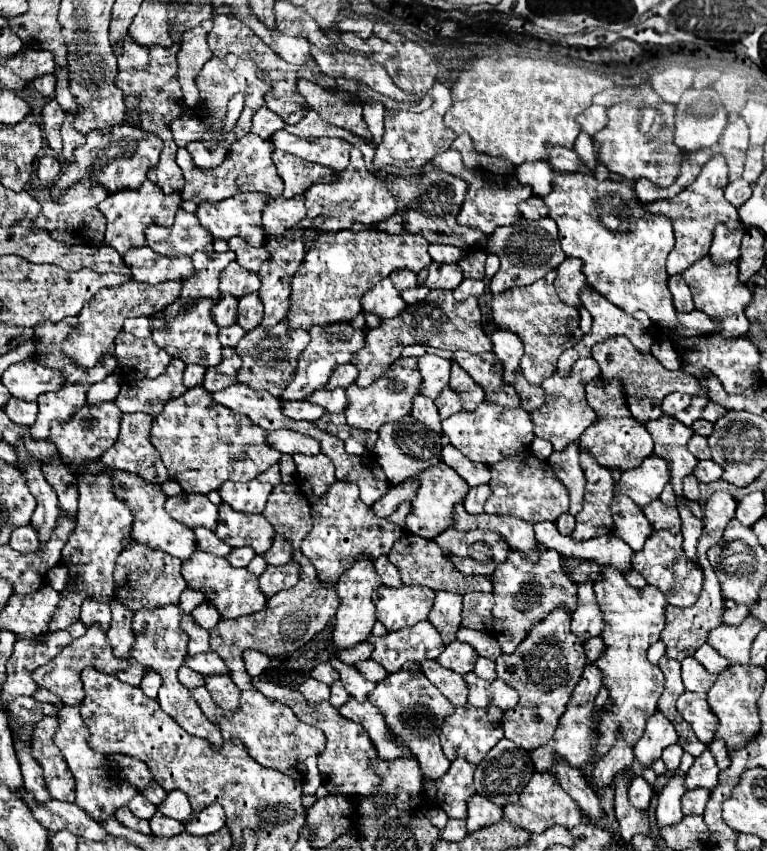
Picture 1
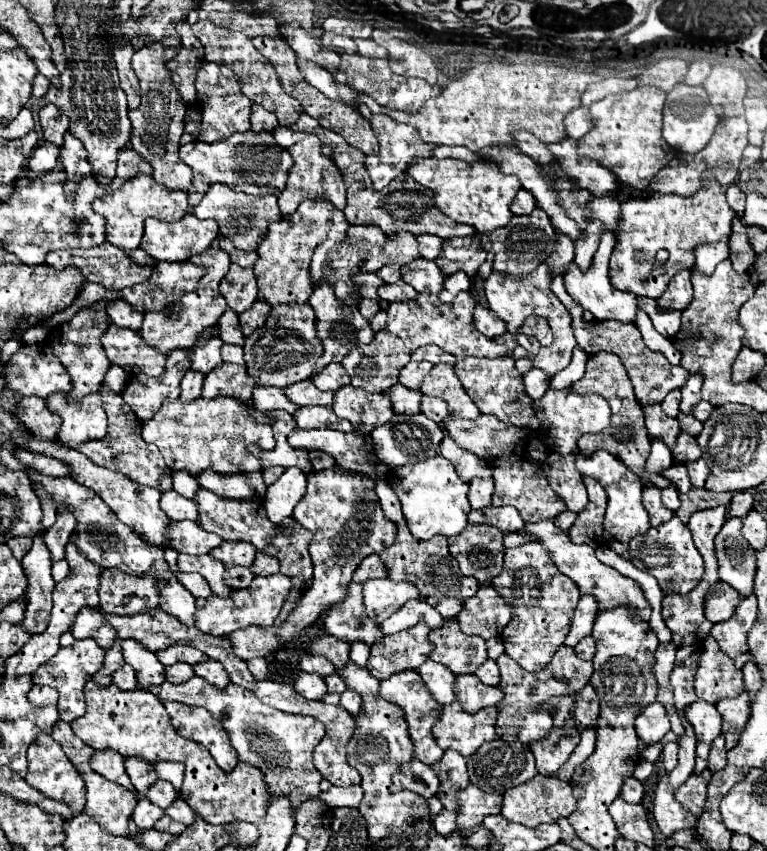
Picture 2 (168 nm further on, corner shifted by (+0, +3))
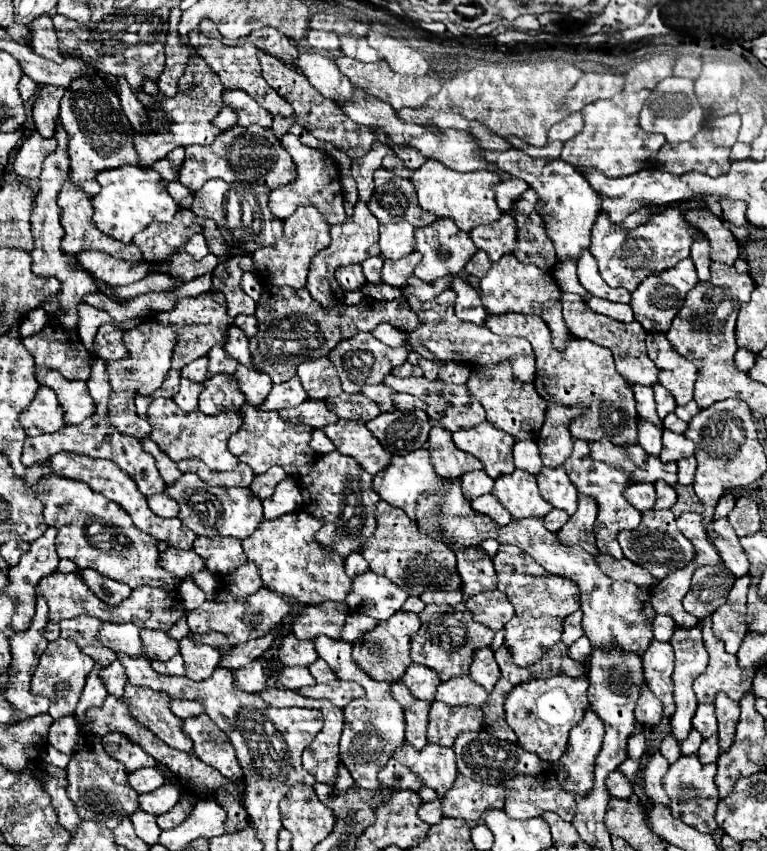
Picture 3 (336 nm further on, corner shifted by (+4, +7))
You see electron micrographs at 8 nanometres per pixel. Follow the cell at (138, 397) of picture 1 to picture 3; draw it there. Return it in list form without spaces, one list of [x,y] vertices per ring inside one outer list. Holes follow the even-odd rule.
[[[211,290],[211,292],[205,292],[197,298],[189,298],[189,300],[181,300],[177,304],[177,308],[173,308],[171,312],[159,312],[157,314],[157,320],[165,322],[165,324],[177,324],[177,334],[179,334],[179,340],[177,340],[177,346],[173,350],[173,362],[171,362],[171,370],[167,374],[167,378],[163,380],[161,384],[161,390],[153,392],[151,396],[137,396],[135,398],[135,404],[137,404],[137,414],[141,418],[147,418],[147,406],[159,398],[159,396],[165,396],[165,398],[173,398],[177,394],[177,388],[179,388],[179,376],[181,376],[181,368],[185,364],[189,364],[191,360],[197,360],[201,356],[205,356],[213,346],[223,346],[225,344],[225,332],[229,328],[229,324],[233,324],[233,318],[229,318],[227,314],[227,306],[225,306],[225,296],[217,290]]]

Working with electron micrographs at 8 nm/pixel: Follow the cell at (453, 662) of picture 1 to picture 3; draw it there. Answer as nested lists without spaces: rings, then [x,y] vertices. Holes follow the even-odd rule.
[[[429,604],[425,606],[425,610],[419,614],[421,618],[421,628],[419,632],[411,638],[411,656],[415,664],[423,664],[429,666],[433,670],[437,670],[441,680],[449,680],[453,676],[461,676],[469,672],[471,666],[471,656],[475,650],[485,648],[491,644],[495,632],[489,630],[483,624],[477,624],[469,610],[465,608],[465,604],[457,604],[457,606],[437,606],[437,604]]]

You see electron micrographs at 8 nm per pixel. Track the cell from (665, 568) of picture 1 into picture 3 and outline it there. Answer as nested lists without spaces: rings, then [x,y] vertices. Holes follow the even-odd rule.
[[[649,510],[649,512],[645,512],[641,526],[635,530],[619,532],[617,540],[623,548],[625,558],[639,564],[641,568],[649,570],[657,580],[663,580],[665,576],[669,576],[669,572],[675,570],[671,564],[675,564],[679,560],[691,562],[695,556],[695,548],[689,544],[689,540],[675,526],[675,516],[671,510]]]

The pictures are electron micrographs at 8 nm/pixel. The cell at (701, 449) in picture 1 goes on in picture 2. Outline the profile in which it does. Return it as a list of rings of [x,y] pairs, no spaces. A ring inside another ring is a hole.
[[[679,434],[677,436],[677,444],[671,448],[673,454],[673,462],[677,464],[687,464],[691,460],[701,458],[701,448],[697,446],[695,438],[689,434]]]

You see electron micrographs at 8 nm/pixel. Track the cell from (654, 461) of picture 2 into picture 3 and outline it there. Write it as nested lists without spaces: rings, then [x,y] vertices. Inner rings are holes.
[[[639,420],[639,446],[649,452],[651,456],[661,454],[661,428]]]

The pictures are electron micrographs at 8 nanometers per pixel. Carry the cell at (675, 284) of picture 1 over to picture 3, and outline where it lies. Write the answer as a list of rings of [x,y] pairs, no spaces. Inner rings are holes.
[[[691,258],[677,262],[673,268],[663,270],[661,274],[653,274],[639,284],[639,288],[631,294],[631,308],[635,312],[635,320],[649,332],[667,332],[673,316],[681,310],[687,292],[697,284],[697,274]]]

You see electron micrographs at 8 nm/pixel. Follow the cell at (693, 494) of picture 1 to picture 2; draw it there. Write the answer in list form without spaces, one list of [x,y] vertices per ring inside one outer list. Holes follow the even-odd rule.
[[[673,464],[669,466],[667,470],[661,472],[661,476],[665,476],[667,480],[671,480],[679,492],[689,492],[691,490],[691,482],[689,482],[689,476],[687,476],[687,468],[683,464]]]

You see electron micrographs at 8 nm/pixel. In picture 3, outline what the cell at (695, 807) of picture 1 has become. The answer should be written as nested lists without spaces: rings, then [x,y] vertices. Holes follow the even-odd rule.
[[[681,756],[675,764],[671,764],[669,772],[663,778],[665,792],[671,798],[669,810],[673,818],[679,818],[685,824],[705,834],[713,834],[713,830],[717,828],[715,808],[719,802],[719,794],[715,786],[715,772],[717,772],[717,764],[701,764],[697,756]]]

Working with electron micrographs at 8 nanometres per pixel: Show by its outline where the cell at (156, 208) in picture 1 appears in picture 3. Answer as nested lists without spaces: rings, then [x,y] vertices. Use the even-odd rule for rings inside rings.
[[[121,166],[115,170],[105,170],[97,174],[97,182],[101,184],[101,192],[91,198],[95,208],[93,224],[115,240],[131,242],[133,236],[145,230],[151,222],[169,222],[179,210],[179,206],[163,186],[161,174],[153,168]]]

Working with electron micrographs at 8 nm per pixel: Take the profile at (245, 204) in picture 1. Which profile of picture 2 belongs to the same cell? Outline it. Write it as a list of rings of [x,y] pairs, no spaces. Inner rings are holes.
[[[213,184],[207,194],[203,196],[201,204],[195,206],[193,212],[197,218],[213,218],[219,224],[219,230],[225,238],[229,238],[239,250],[257,250],[263,236],[267,234],[267,226],[271,222],[281,220],[277,198],[273,194],[265,196],[249,196],[249,194],[237,194],[225,184]]]

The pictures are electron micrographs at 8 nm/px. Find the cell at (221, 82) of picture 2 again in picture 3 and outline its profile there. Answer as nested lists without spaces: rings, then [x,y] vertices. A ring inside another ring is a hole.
[[[223,104],[221,112],[213,118],[213,126],[215,126],[217,130],[225,132],[225,130],[233,128],[235,124],[237,124],[237,112],[235,112],[235,108],[229,108],[229,104]]]

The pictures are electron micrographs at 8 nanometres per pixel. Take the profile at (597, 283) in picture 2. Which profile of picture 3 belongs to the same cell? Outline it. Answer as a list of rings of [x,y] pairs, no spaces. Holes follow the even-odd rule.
[[[511,148],[505,152],[481,152],[489,162],[497,164],[499,170],[525,180],[537,194],[539,194],[539,212],[543,214],[547,236],[553,240],[557,250],[557,260],[565,262],[571,260],[577,264],[581,252],[591,248],[591,228],[601,212],[601,200],[597,192],[589,186],[589,182],[567,162],[563,160],[545,160],[545,158],[531,158],[527,152]]]

